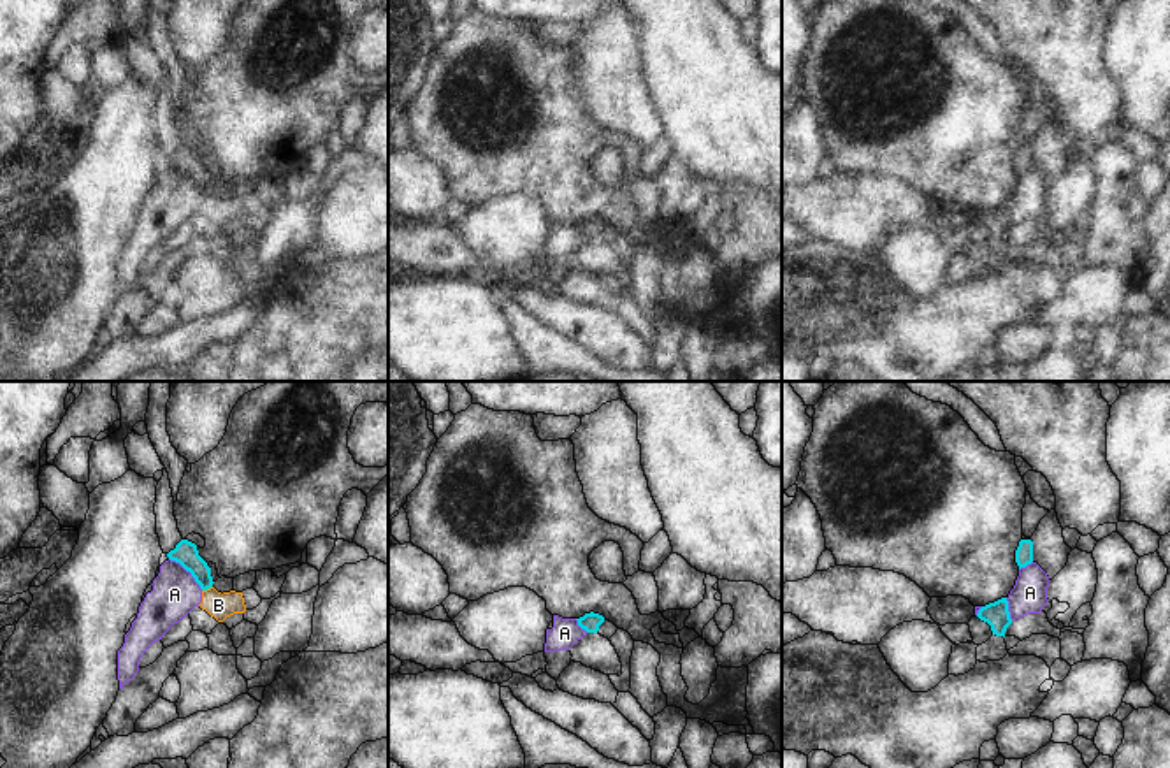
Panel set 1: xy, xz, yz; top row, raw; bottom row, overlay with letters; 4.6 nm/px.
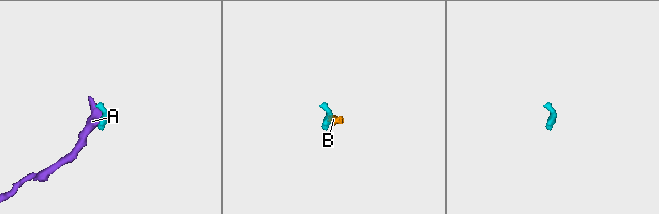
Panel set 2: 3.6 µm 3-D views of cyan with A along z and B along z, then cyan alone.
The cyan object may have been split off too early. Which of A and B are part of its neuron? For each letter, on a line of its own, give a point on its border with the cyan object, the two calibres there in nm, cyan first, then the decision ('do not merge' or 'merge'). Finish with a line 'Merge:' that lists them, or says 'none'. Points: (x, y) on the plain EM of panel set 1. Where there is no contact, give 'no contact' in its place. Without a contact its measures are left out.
A: xy (188, 176) | 110/220 nm | do not merge
B: xy (206, 195) | 110/120 nm | do not merge
Merge: none

